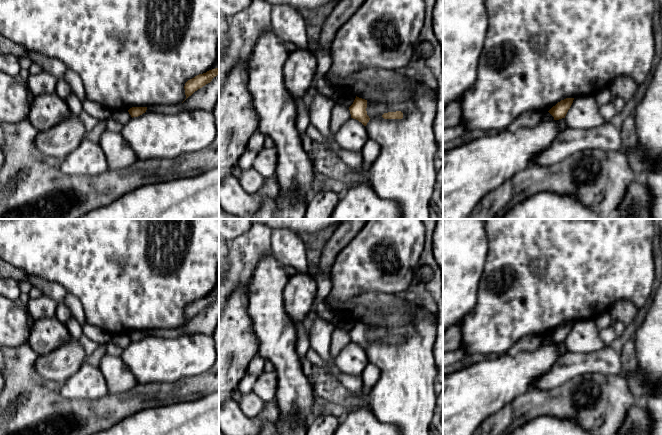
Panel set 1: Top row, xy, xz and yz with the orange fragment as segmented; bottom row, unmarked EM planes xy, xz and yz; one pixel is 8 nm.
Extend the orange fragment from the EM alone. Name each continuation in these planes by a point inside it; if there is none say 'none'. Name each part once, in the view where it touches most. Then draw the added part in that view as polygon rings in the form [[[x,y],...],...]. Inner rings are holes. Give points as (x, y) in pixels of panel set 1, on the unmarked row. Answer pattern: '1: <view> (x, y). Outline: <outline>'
none

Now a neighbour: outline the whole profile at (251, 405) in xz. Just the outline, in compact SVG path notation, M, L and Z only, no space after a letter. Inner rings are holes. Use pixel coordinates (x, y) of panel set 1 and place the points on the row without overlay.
M254 392L242 394L238 403L243 414L251 419L258 419L265 404Z

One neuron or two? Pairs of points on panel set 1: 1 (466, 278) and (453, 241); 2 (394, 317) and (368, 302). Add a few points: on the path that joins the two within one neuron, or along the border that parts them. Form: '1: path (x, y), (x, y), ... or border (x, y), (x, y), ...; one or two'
1: path (460, 269), (453, 262), (453, 250); one
2: path (388, 311), (374, 308); one

